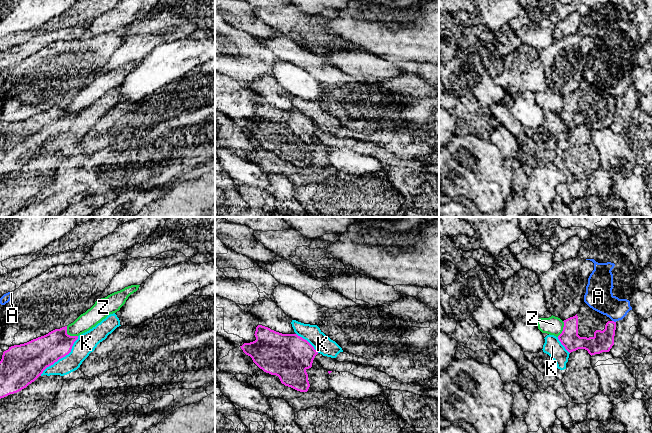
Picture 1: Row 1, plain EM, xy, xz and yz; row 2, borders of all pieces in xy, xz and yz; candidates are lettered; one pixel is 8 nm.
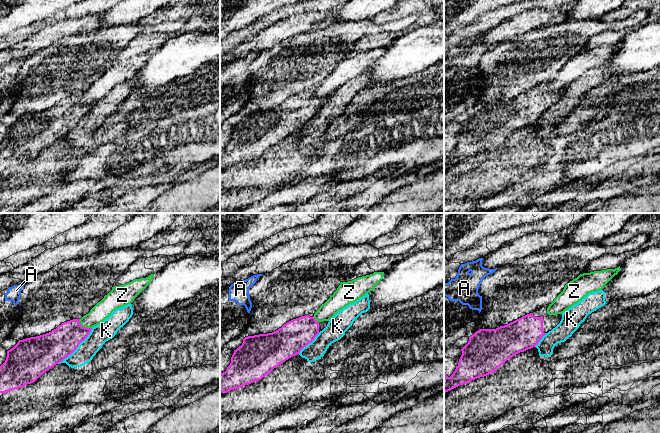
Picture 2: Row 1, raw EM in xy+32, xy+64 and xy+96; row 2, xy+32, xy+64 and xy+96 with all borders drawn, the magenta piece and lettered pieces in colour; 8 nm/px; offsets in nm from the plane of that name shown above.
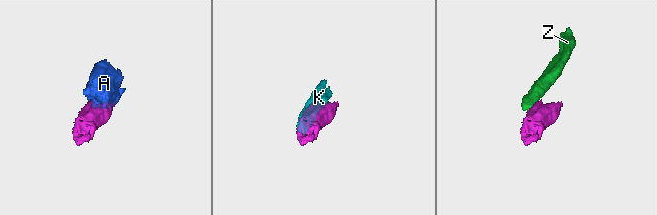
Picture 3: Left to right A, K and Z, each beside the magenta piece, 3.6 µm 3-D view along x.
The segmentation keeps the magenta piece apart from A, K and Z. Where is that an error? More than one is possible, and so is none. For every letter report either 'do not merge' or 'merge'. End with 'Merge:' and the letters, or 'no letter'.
A: do not merge
K: do not merge
Z: do not merge
Merge: no letter

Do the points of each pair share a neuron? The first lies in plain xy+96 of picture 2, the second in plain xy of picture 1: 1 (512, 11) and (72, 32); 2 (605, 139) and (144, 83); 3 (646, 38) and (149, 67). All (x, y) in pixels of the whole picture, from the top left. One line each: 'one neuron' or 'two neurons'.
1: two neurons
2: two neurons
3: one neuron

